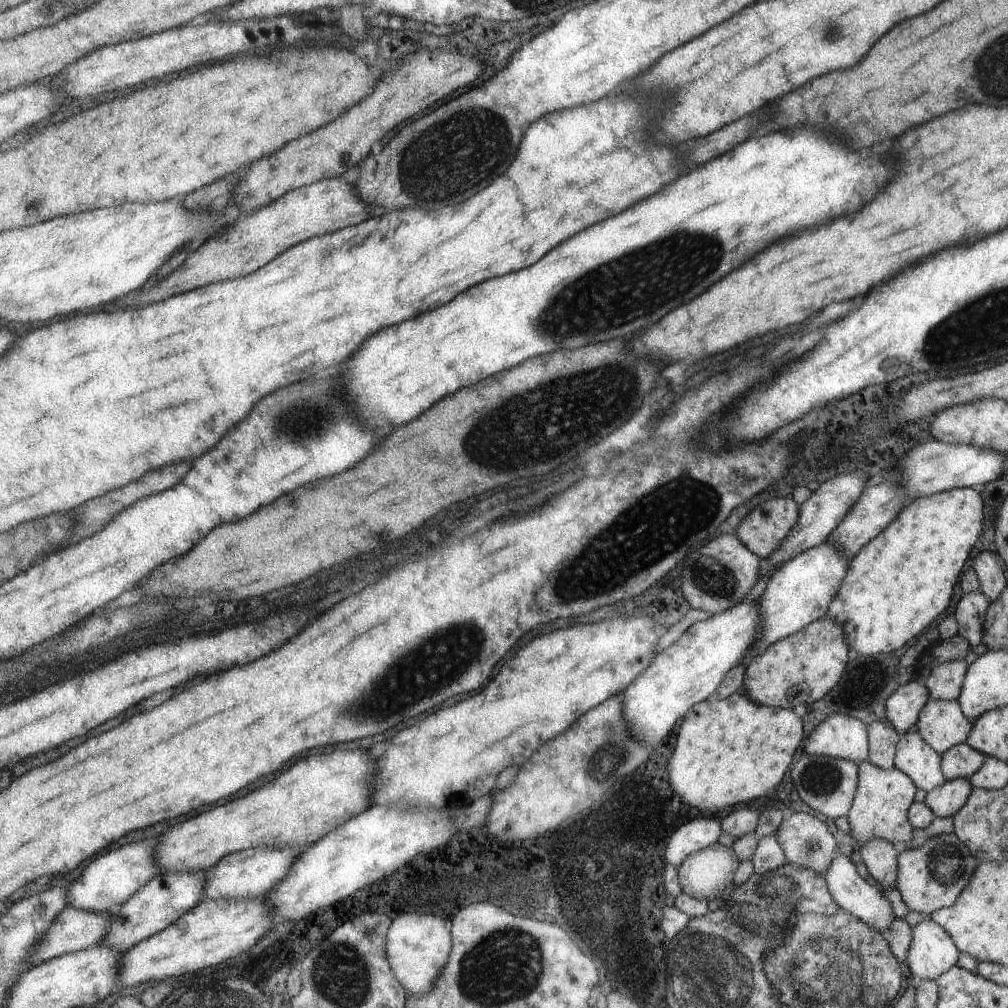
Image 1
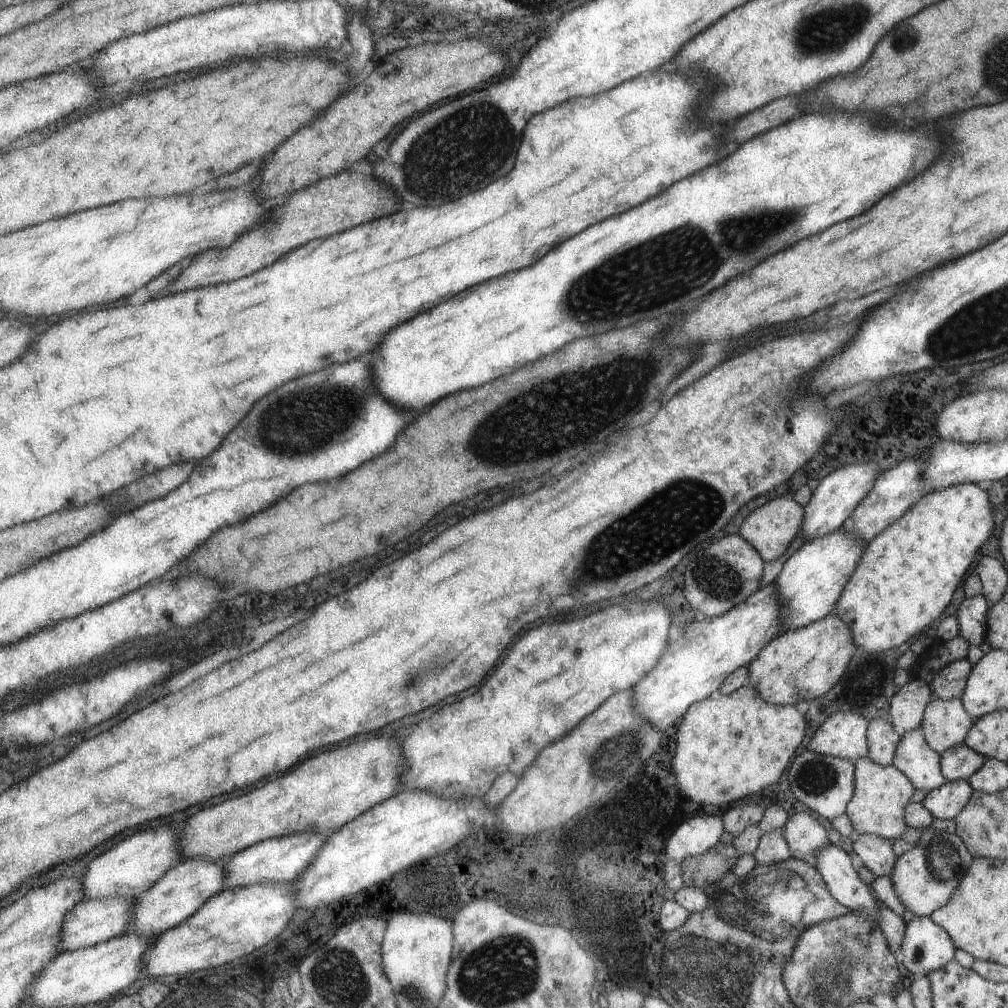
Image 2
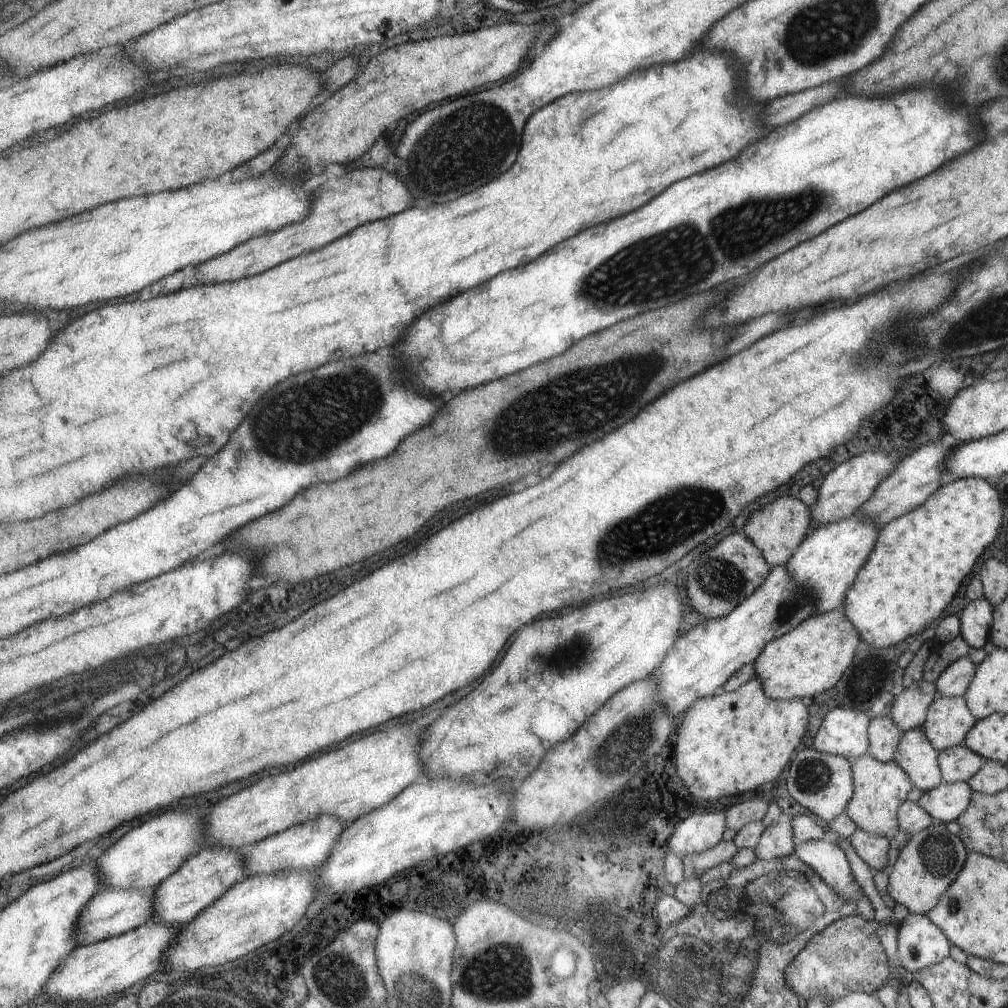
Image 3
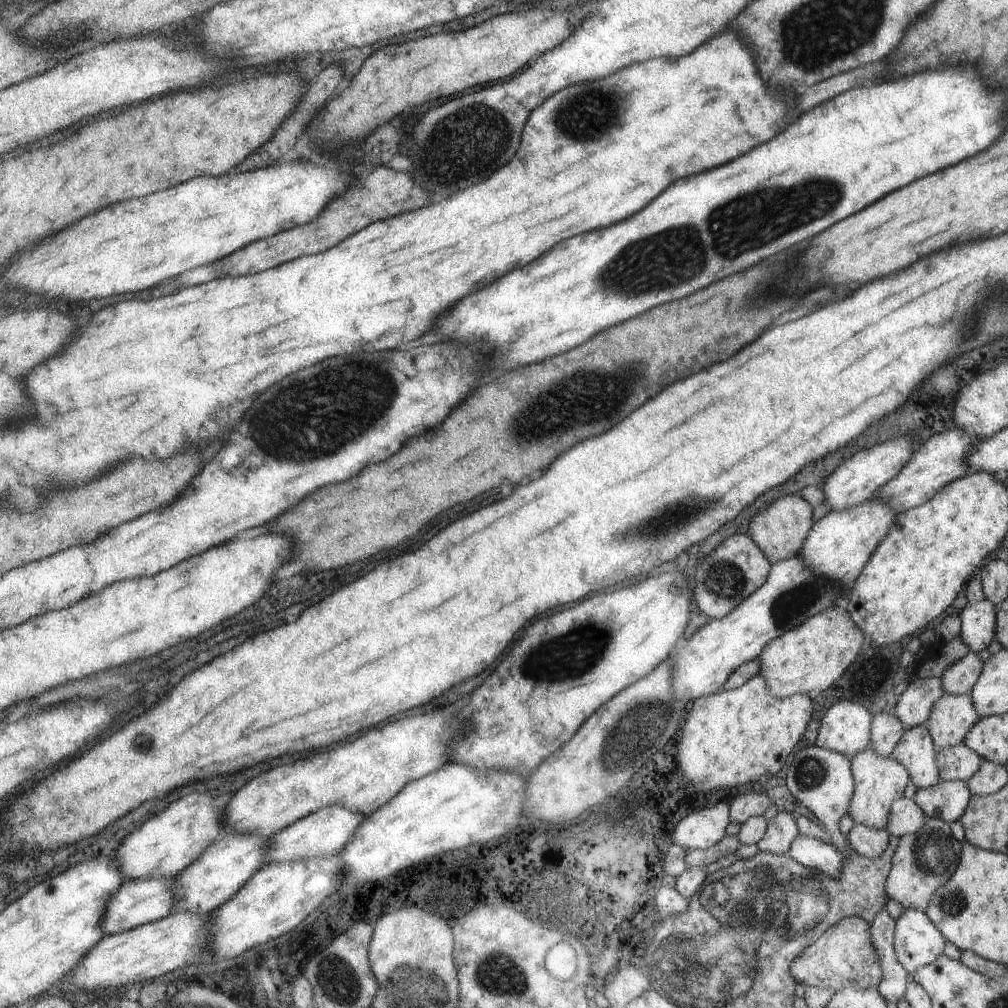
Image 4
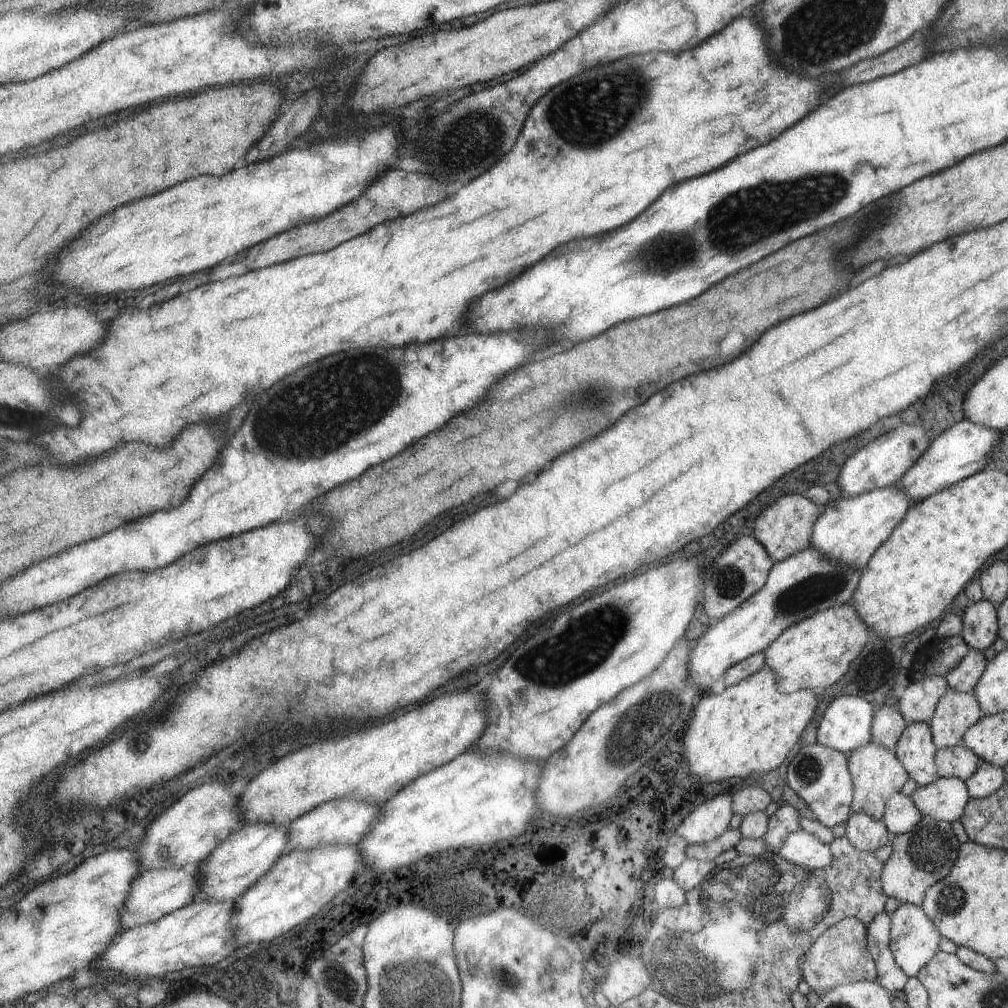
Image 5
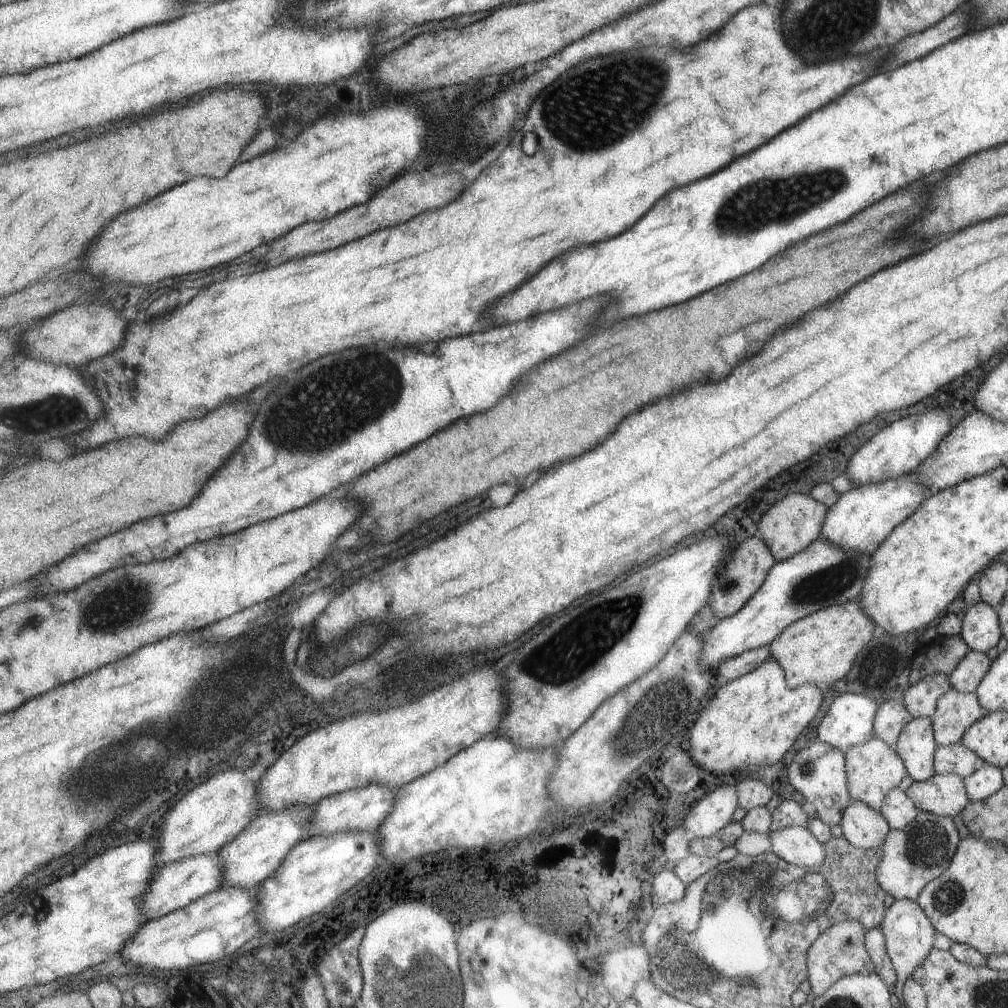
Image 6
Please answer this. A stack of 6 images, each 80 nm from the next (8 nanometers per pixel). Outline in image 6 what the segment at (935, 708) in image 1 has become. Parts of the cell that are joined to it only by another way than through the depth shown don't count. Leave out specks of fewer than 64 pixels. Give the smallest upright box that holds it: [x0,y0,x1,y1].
[931,687,987,744]

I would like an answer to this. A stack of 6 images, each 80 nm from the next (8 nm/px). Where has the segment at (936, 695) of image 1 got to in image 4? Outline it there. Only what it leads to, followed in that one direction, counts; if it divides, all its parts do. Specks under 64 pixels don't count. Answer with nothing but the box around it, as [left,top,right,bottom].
[939,651,983,695]

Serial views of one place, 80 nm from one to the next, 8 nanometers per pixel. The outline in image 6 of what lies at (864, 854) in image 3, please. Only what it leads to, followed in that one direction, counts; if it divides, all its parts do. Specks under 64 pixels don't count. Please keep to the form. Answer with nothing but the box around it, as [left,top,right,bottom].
[839,801,890,850]

